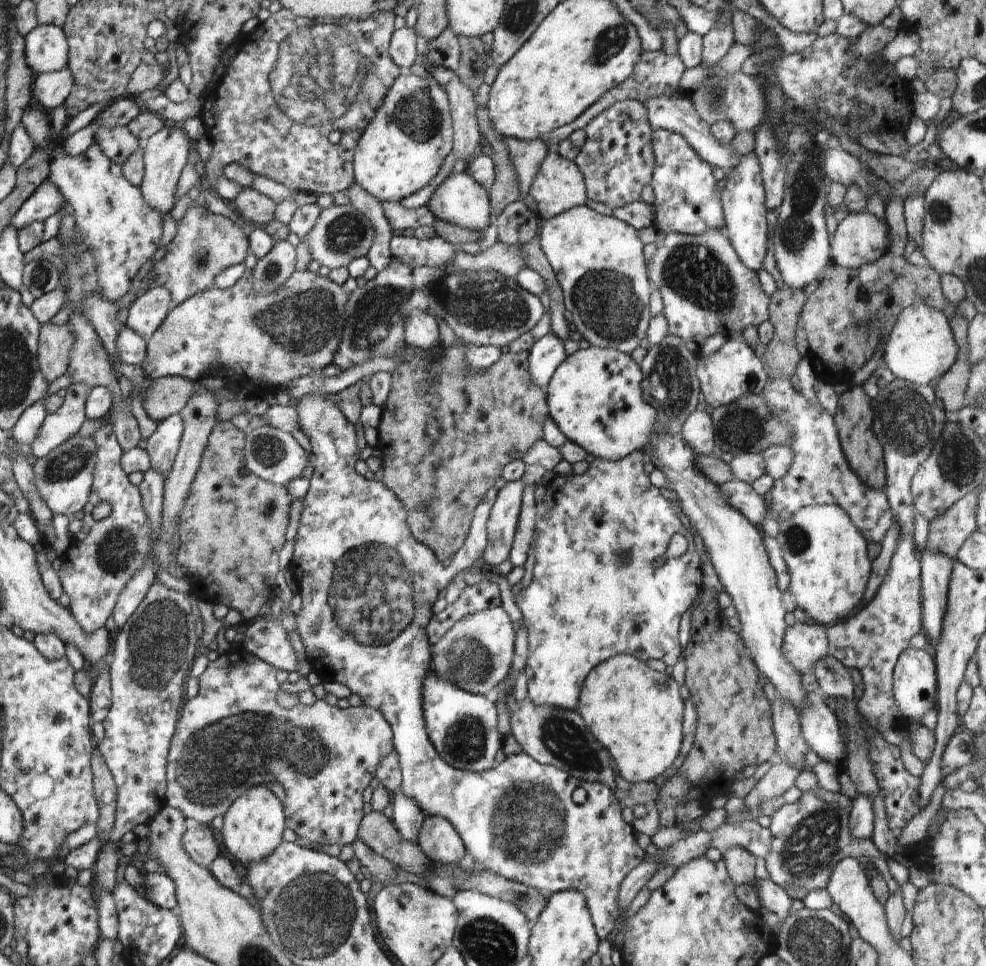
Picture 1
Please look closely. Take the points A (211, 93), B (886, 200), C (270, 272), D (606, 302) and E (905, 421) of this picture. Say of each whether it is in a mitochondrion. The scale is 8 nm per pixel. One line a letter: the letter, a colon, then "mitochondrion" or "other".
A: other
B: other
C: mitochondrion
D: mitochondrion
E: mitochondrion

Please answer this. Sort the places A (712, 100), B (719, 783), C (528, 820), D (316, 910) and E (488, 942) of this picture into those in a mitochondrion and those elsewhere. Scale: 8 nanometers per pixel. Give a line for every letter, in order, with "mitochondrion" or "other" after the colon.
A: mitochondrion
B: other
C: mitochondrion
D: mitochondrion
E: mitochondrion

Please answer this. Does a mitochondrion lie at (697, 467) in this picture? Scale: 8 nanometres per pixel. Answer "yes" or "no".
no

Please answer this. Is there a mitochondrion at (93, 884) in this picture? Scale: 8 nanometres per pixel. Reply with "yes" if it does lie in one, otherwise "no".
no

